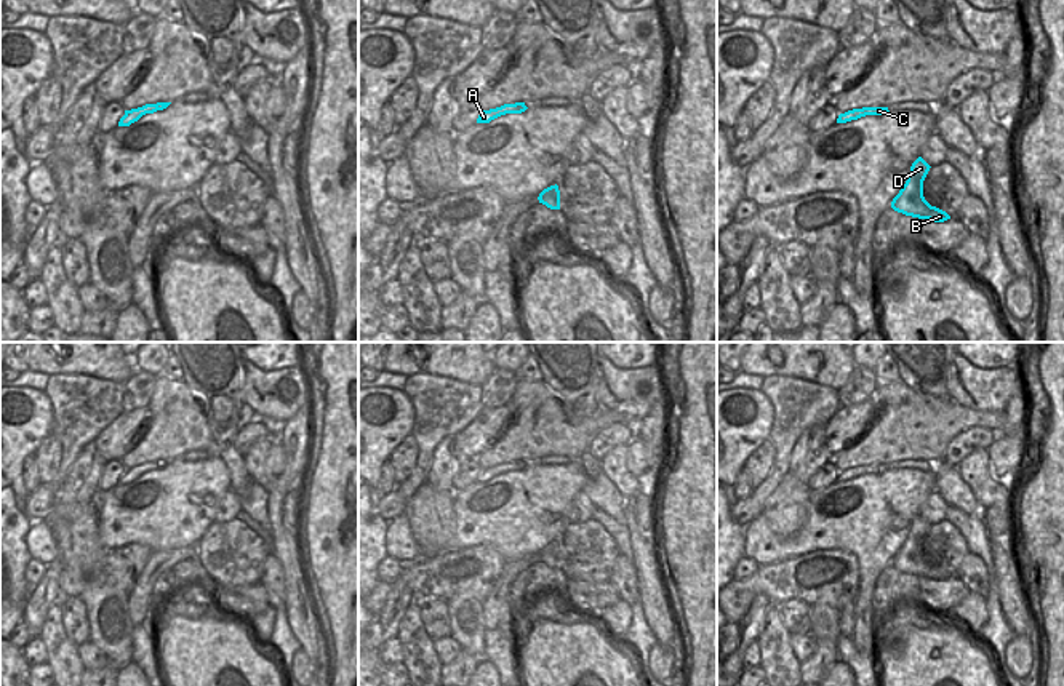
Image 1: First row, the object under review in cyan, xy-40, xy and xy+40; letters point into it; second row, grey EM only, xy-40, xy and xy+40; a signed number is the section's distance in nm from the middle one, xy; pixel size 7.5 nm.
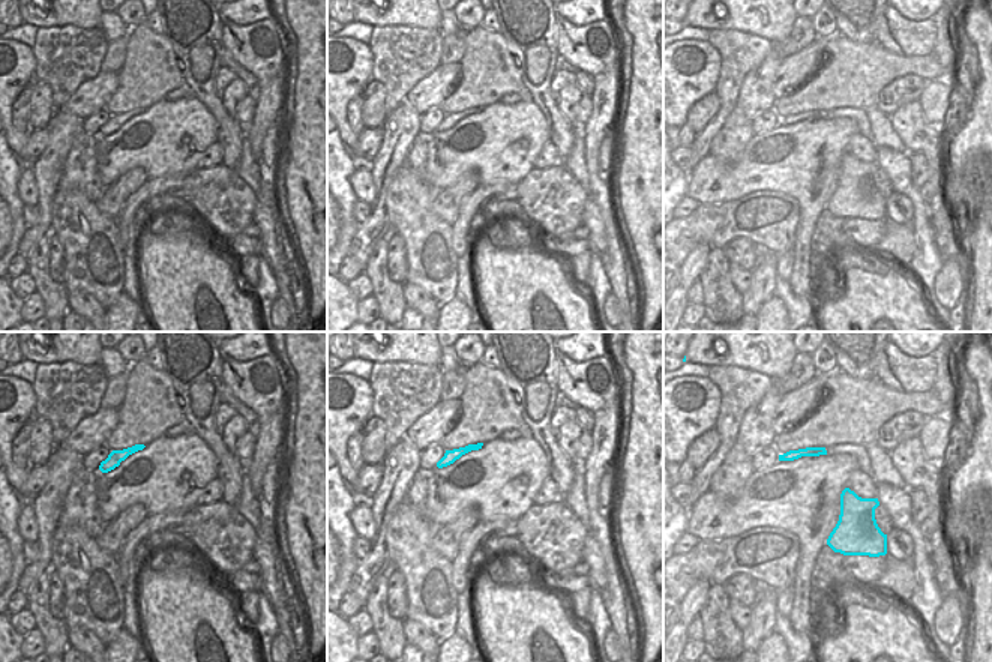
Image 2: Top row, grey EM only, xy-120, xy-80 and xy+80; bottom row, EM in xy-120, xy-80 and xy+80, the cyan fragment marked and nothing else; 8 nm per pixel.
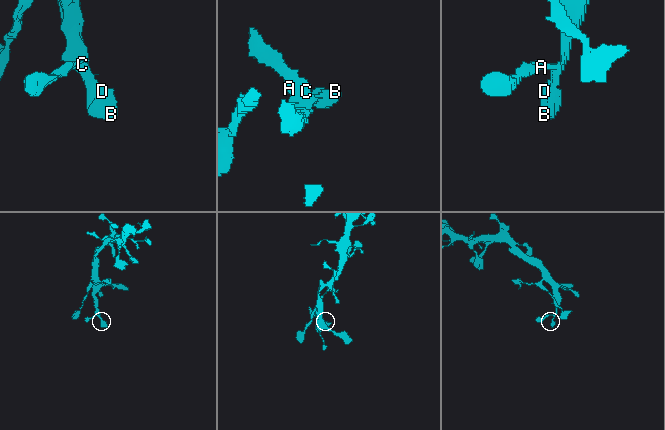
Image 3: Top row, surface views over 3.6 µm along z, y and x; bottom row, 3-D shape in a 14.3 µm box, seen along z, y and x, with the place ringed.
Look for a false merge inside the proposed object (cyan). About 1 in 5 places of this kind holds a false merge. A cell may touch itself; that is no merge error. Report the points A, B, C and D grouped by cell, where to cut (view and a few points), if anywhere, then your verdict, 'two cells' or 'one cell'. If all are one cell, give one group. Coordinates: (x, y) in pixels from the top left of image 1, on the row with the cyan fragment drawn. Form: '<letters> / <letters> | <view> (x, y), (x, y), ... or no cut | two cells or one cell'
A B C D | no cut | one cell

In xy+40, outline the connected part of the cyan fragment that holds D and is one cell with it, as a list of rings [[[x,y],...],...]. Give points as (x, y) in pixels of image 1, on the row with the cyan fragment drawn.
[[[922,157],[912,163],[907,181],[893,198],[891,208],[906,216],[944,222],[950,219],[950,216],[946,211],[931,206],[923,197],[923,181],[930,168],[931,166]]]

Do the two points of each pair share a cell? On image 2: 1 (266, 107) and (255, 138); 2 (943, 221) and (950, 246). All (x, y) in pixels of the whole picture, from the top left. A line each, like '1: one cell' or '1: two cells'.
1: one cell
2: one cell

